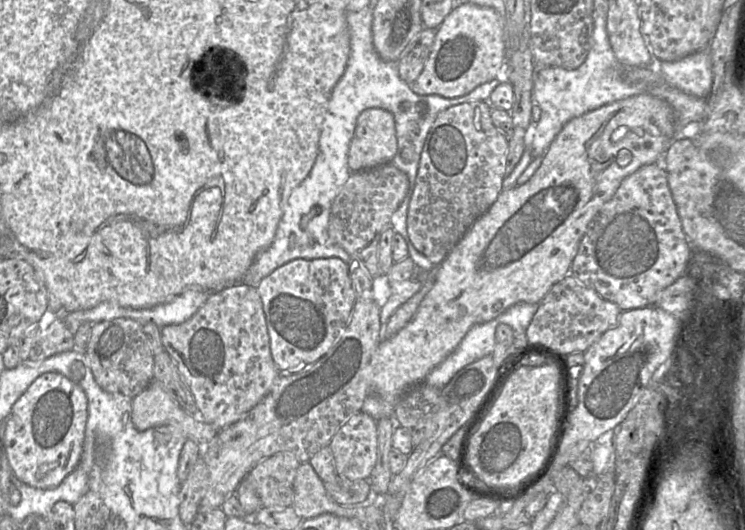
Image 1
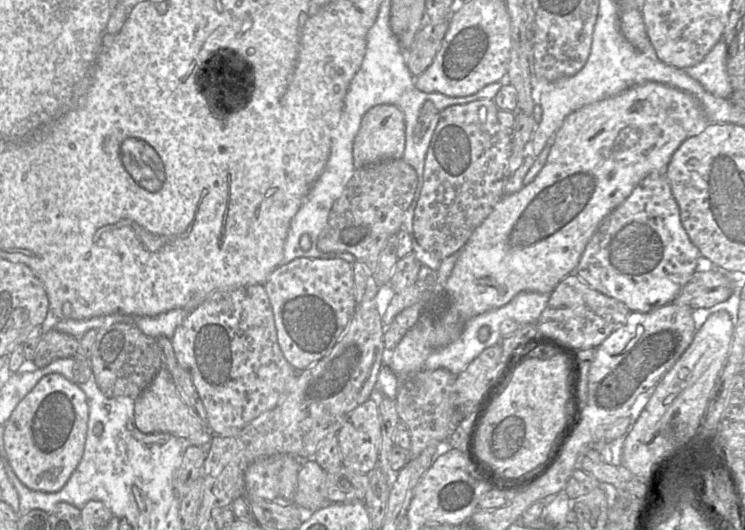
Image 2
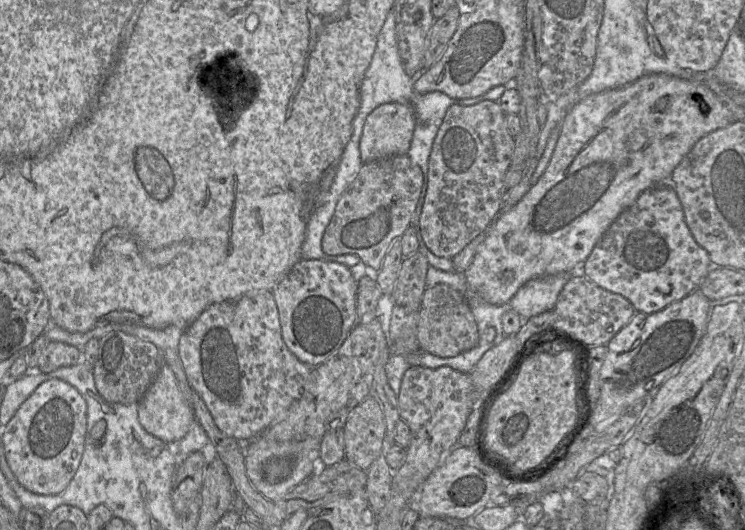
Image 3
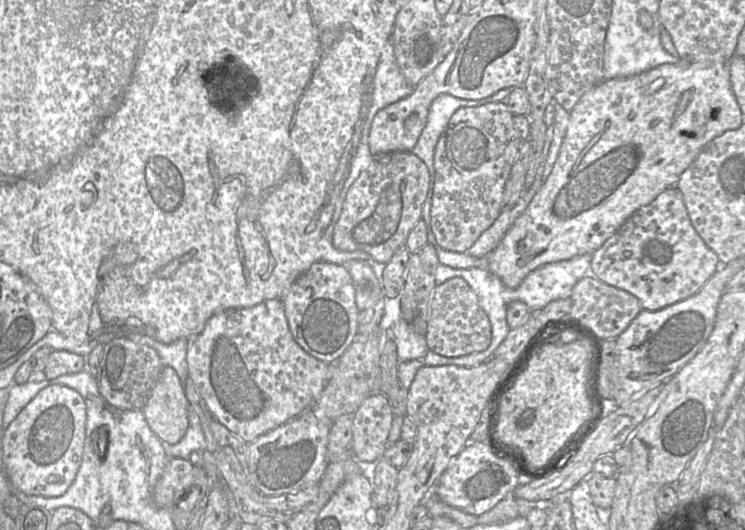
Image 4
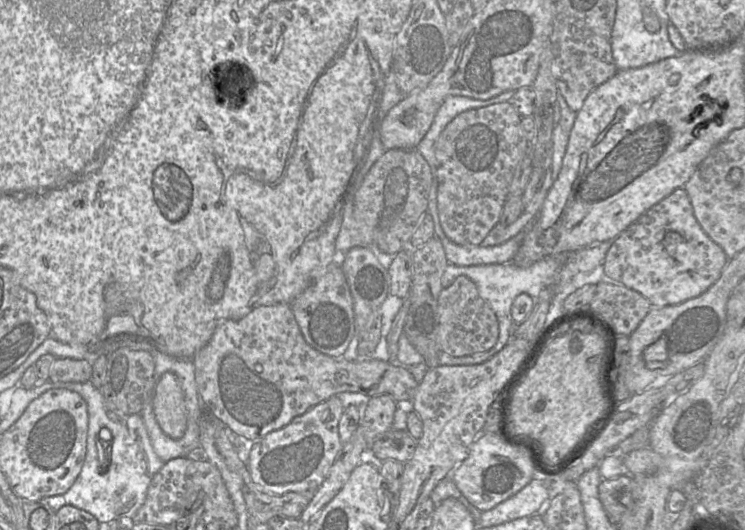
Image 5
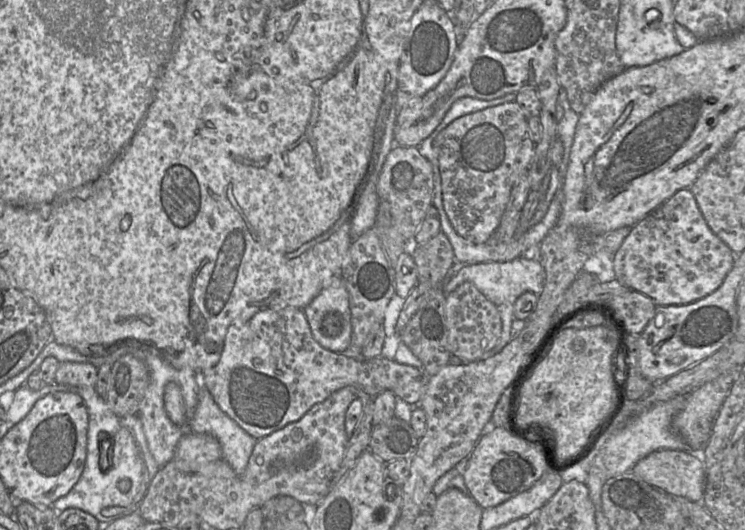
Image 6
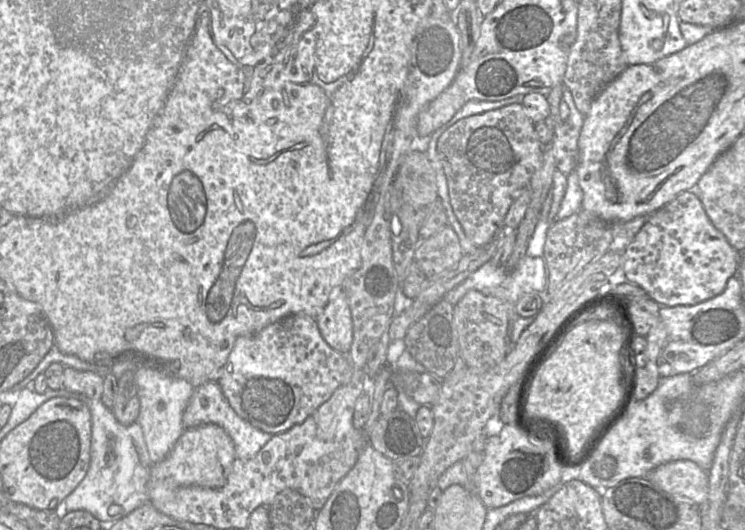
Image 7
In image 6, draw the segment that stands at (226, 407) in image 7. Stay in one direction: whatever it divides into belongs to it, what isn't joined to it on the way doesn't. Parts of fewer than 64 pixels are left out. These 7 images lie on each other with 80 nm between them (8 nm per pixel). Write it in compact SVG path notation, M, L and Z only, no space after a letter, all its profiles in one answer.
M204 386L200 387L197 407L189 426L193 433L210 434L217 438L222 460L237 474L245 472L258 440L227 416Z

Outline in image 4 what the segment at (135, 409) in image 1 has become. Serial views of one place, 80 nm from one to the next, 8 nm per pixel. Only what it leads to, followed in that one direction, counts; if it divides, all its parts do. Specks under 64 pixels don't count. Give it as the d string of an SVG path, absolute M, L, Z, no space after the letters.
M163 367L142 408L145 419L161 442L175 444L188 429L189 402L176 371Z

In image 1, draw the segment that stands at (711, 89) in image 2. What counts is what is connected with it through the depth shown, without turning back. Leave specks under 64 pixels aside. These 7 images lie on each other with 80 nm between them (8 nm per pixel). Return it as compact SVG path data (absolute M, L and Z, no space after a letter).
M709 47L677 61L661 61L660 72L669 85L706 99L713 83Z

